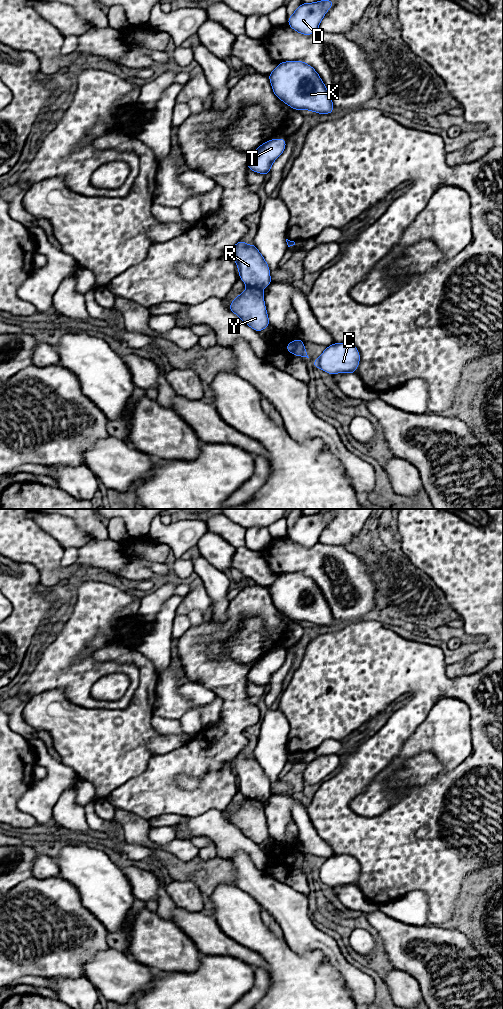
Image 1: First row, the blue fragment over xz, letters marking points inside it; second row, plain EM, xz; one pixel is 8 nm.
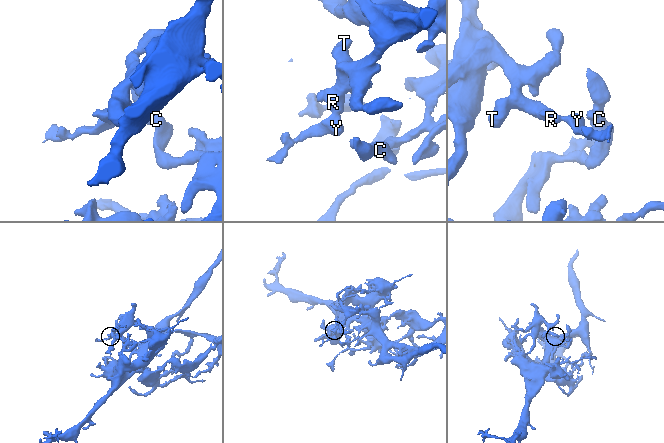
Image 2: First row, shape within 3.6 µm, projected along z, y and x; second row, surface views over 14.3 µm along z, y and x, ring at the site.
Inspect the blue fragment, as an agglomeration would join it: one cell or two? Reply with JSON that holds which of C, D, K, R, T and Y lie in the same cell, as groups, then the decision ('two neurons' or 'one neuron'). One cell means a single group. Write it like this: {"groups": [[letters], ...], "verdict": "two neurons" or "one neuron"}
{"groups": [["C", "D", "K", "R", "T"], ["Y"]], "verdict": "two neurons"}

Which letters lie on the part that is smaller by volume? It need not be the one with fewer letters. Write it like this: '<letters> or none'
Y

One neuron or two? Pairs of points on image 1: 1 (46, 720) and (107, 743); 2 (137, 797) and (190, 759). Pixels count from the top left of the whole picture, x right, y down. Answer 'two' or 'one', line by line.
1: one
2: one

